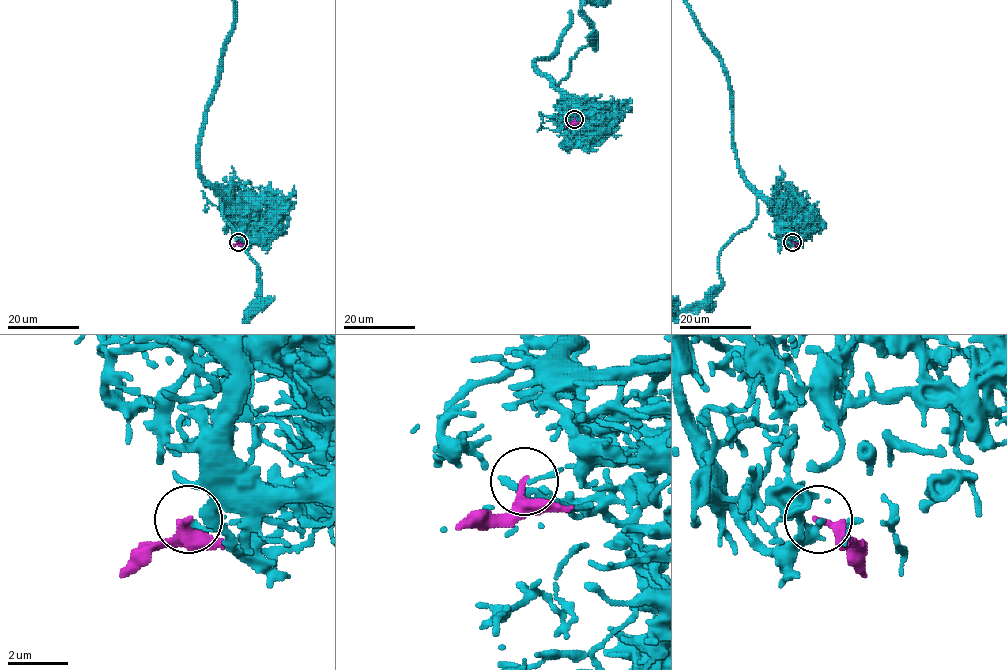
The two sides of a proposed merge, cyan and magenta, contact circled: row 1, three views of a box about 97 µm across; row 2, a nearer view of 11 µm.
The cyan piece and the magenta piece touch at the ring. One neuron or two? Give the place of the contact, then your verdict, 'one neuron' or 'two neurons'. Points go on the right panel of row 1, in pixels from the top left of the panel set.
at (792, 242); two neurons

